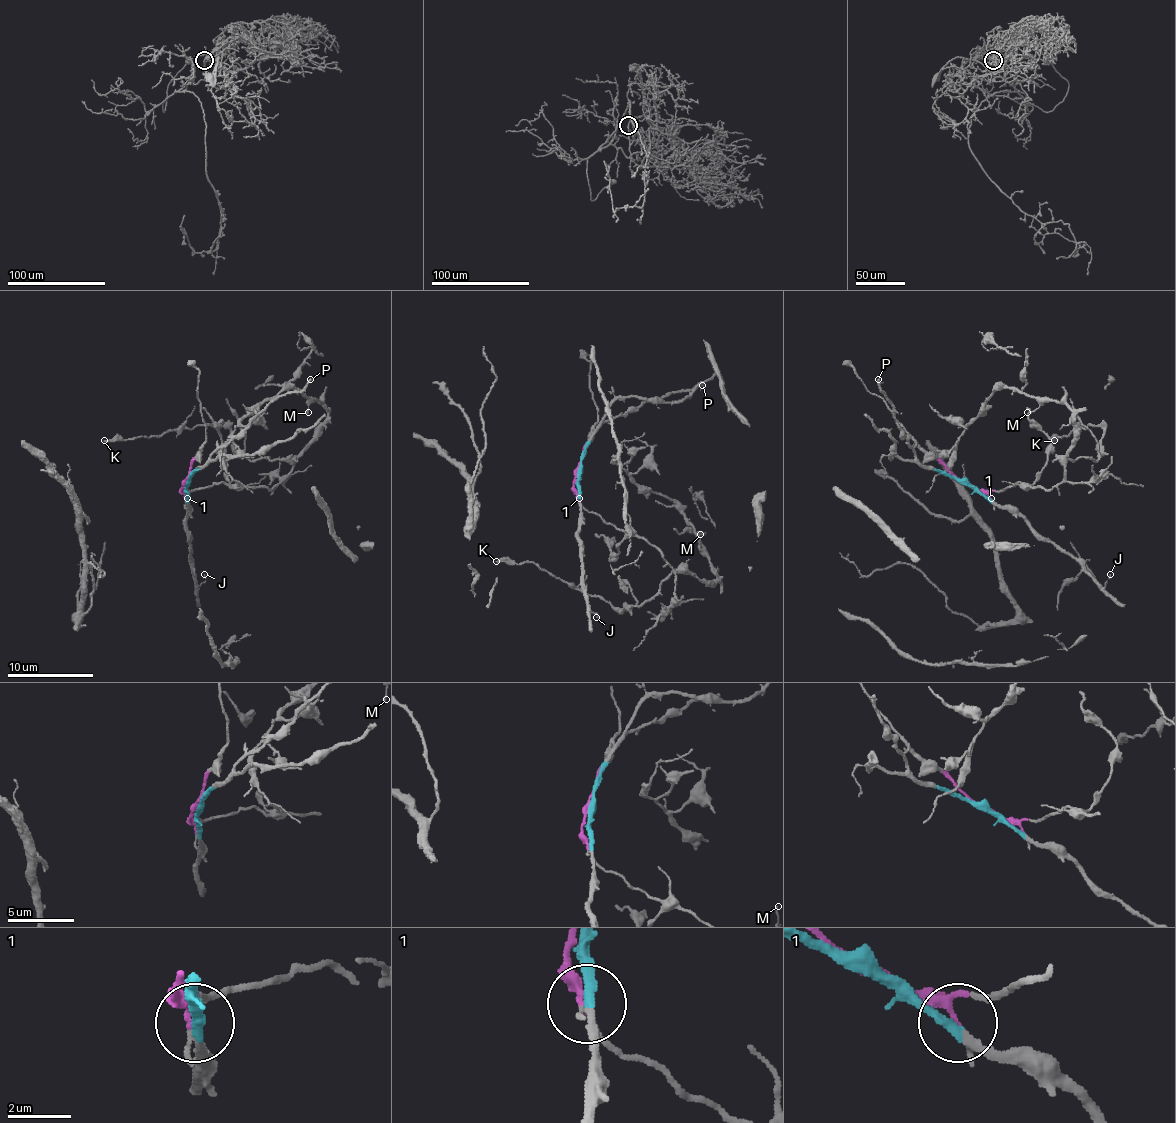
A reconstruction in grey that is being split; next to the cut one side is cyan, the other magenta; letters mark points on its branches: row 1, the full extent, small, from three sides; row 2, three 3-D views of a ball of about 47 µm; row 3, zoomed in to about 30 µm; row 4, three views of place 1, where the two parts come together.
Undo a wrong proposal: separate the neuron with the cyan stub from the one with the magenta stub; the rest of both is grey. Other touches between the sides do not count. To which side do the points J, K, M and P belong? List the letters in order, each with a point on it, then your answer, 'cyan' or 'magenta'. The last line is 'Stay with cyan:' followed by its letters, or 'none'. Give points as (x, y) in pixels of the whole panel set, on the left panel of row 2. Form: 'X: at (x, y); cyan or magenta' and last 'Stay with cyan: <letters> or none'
J: at (204, 574); cyan
K: at (104, 440); magenta
M: at (308, 412); magenta
P: at (310, 379); cyan
Stay with cyan: J, P

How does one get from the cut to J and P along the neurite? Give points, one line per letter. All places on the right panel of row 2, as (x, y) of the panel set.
J: (963, 481), (976, 486), (1001, 507), (1012, 507), (1040, 535), (1055, 541), (1100, 584), (1110, 574)
P: (963, 481), (926, 469), (916, 458), (877, 379)

